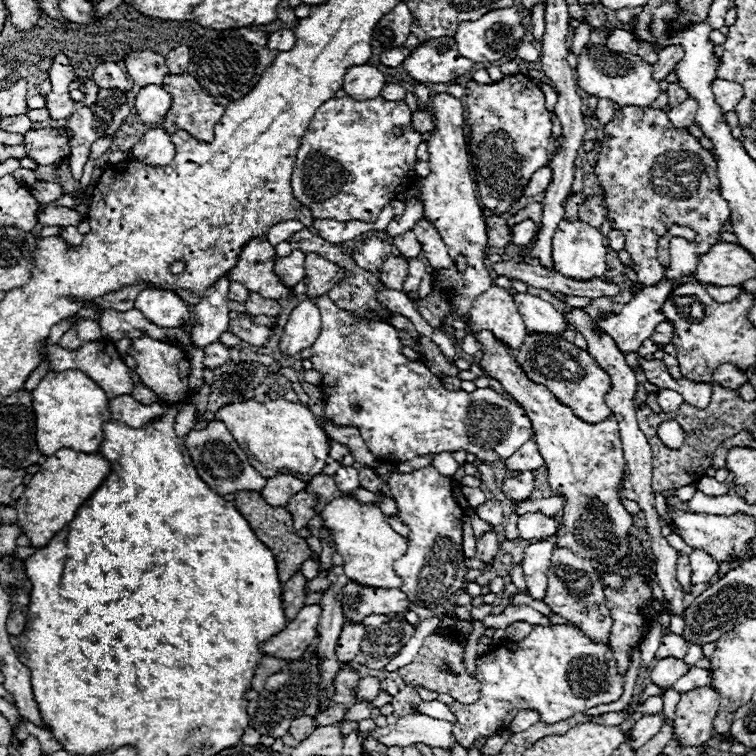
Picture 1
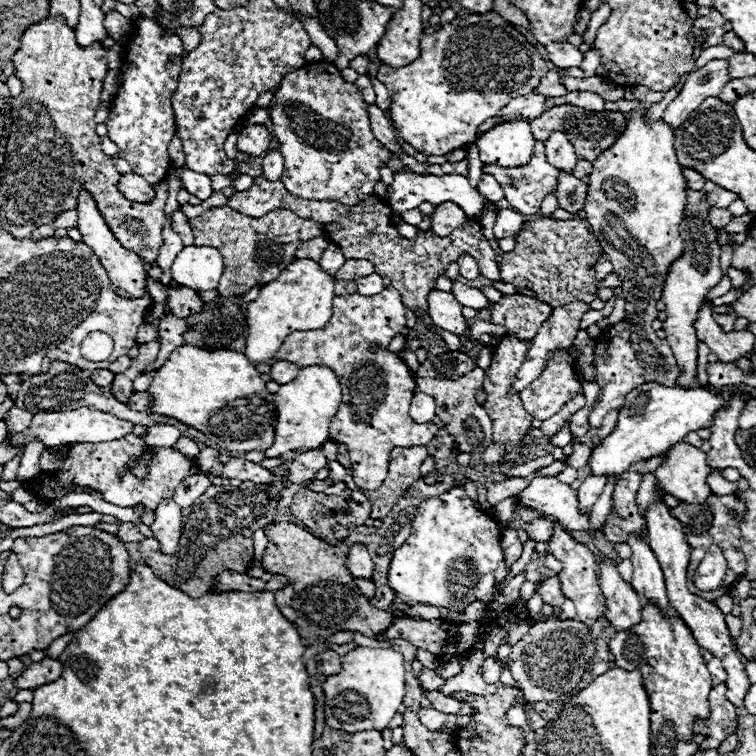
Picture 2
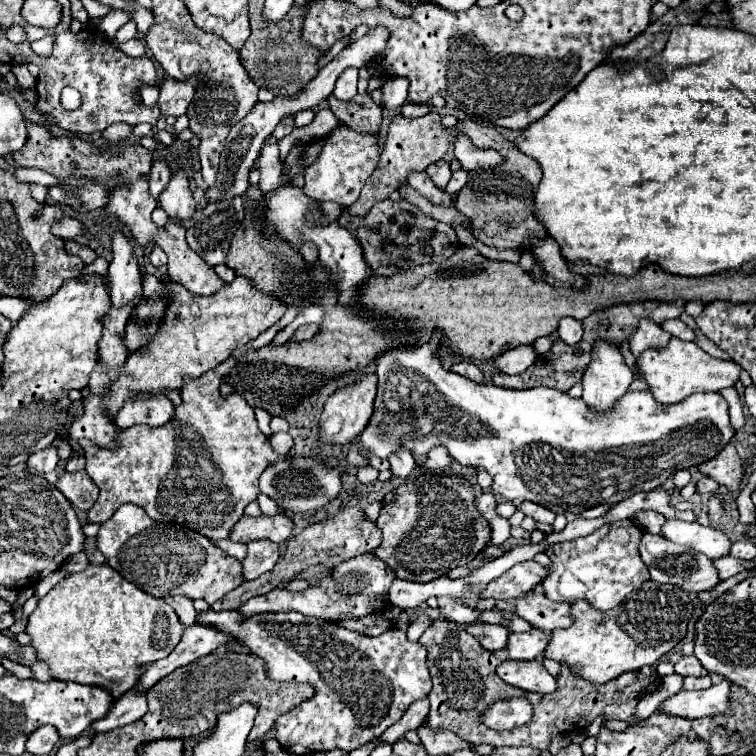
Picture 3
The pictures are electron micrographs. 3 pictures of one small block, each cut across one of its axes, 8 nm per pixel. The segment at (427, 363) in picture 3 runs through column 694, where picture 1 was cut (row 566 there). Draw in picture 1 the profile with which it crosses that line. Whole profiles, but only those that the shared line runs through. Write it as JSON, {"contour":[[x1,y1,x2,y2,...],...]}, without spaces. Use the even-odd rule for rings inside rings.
{"contour":[[434,466,402,474,396,468,388,474,388,486,392,498,398,504,400,520,410,526,408,550,404,558,396,562,396,574,402,578,400,590,408,594,408,600,422,608,438,608,454,598,462,588,466,576,466,558,462,552,462,524,464,512,454,500,452,478,440,474]]}

